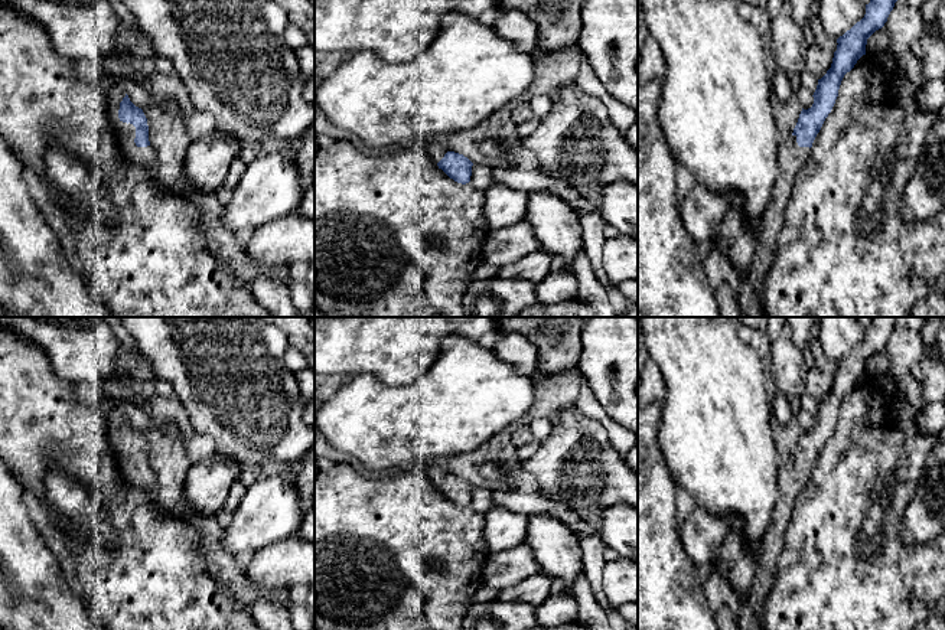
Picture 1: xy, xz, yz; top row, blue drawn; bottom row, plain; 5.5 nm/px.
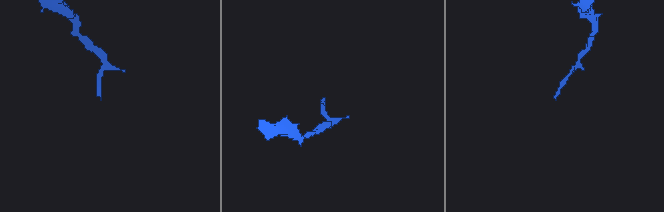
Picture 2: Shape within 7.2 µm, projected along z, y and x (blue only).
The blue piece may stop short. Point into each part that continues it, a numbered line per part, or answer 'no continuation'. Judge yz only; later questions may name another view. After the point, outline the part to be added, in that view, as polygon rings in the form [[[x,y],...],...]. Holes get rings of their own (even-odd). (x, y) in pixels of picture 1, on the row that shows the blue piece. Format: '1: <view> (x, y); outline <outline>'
1: yz (791, 157); outline [[[796,136],[779,143],[779,176],[772,187],[772,199],[755,225],[757,245],[747,274],[736,275],[734,288],[743,317],[765,317],[762,287],[778,252],[778,236],[789,205],[796,176],[809,156],[809,147],[799,147]]]

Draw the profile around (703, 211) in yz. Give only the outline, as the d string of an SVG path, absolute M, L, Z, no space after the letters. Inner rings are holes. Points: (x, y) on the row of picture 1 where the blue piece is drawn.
M695 183L684 198L680 213L687 232L697 244L713 241L727 212L739 208L739 195L717 193L700 183Z

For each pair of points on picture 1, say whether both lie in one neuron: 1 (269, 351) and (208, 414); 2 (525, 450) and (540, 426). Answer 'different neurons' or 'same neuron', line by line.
1: same neuron
2: same neuron

